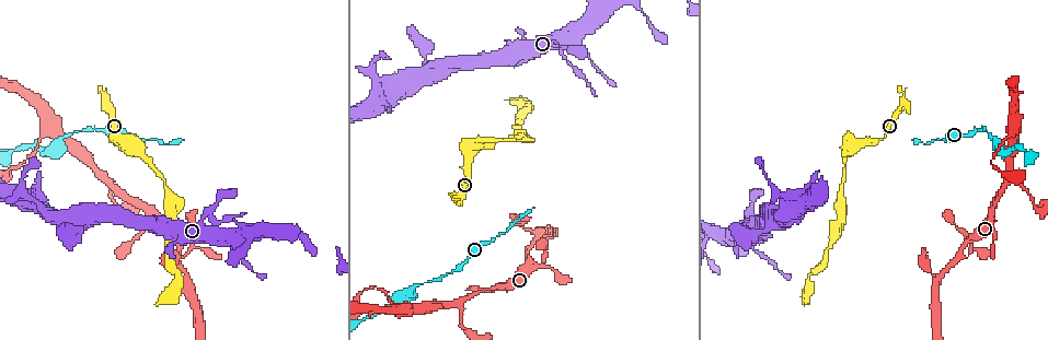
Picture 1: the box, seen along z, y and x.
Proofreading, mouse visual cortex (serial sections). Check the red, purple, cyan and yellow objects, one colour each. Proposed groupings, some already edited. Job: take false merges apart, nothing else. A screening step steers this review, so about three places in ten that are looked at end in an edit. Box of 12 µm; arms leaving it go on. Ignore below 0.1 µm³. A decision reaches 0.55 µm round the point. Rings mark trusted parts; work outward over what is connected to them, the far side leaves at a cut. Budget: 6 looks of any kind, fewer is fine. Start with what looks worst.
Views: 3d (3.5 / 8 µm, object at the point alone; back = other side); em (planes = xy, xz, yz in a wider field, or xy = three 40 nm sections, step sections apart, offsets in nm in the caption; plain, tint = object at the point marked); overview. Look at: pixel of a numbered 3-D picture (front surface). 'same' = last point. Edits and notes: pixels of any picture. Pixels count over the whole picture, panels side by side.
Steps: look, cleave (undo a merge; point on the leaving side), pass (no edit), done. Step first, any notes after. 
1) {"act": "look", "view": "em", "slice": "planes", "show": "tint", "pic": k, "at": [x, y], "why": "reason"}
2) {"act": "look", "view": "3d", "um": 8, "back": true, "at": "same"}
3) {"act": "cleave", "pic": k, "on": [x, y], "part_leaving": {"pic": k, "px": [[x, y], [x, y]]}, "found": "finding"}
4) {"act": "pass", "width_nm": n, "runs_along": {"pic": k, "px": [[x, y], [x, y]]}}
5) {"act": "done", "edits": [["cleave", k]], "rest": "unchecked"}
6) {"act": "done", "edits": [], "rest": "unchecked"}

{"act": "look", "view": "3d", "um": 3.5, "pic": 1, "at": [106, 179], "why": "arms part here"}

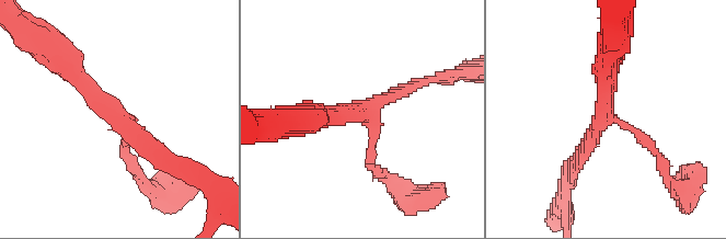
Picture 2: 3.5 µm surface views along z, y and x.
{"act": "look", "view": "em", "slice": "planes", "show": "tint", "pic": 2, "at": [365, 111], "arms": 3, "arm_widths_nm": [150, 200, 200], "why": "shape alone is not enough"}

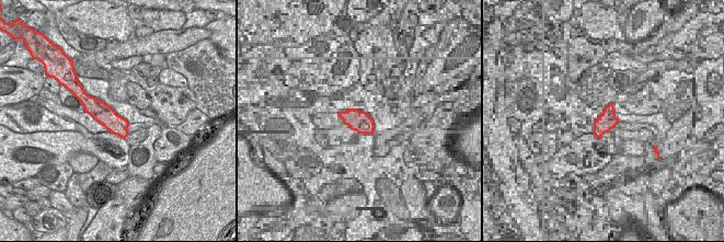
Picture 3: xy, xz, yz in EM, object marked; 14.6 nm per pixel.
{"act": "pass", "runs_along": {"pic": 2, "px": [[172, 162], [142, 143], [65, 65]]}, "found": "one cell here"}

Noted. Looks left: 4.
{"act": "look", "view": "3d", "um": 8, "pic": 1, "at": [52, 133], "why": "small branch off a trunk"}

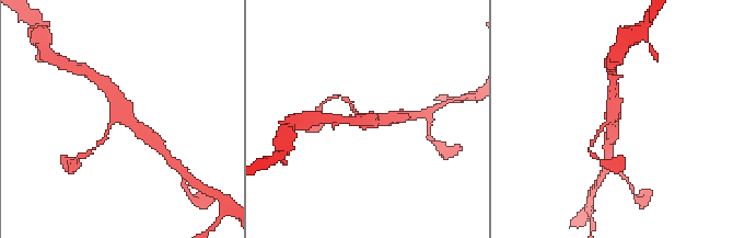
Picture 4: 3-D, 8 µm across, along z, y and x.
{"act": "look", "view": "3d", "um": 3.5, "pic": 4, "at": [123, 118]}

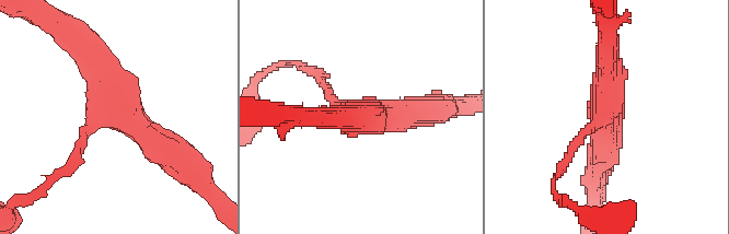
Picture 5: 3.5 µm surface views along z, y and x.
{"act": "pass", "runs_along": {"pic": 5, "px": [[177, 160], [119, 113], [87, 51]]}, "found": "all the same cell"}

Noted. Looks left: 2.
{"act": "look", "view": "3d", "um": 3.5, "pic": 1, "at": [809, 281], "why": "sharp bend"}

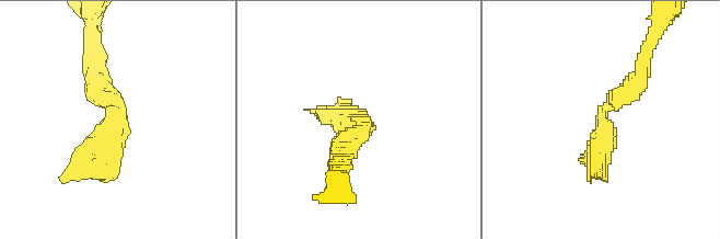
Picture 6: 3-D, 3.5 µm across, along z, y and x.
{"act": "look", "view": "em", "slice": "planes", "show": "tint", "pic": 6, "at": [367, 119], "why": "now the EM"}

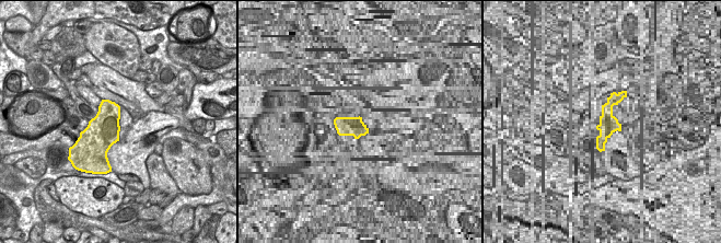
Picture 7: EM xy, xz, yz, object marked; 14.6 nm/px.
{"act": "pass", "width_nm": 480, "runs_along": {"pic": 6, "px": [[640, 69], [604, 110], [593, 173]]}, "found": "one cell here"}

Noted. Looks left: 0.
{"act": "done", "edits": [], "rest": "unchecked"}

